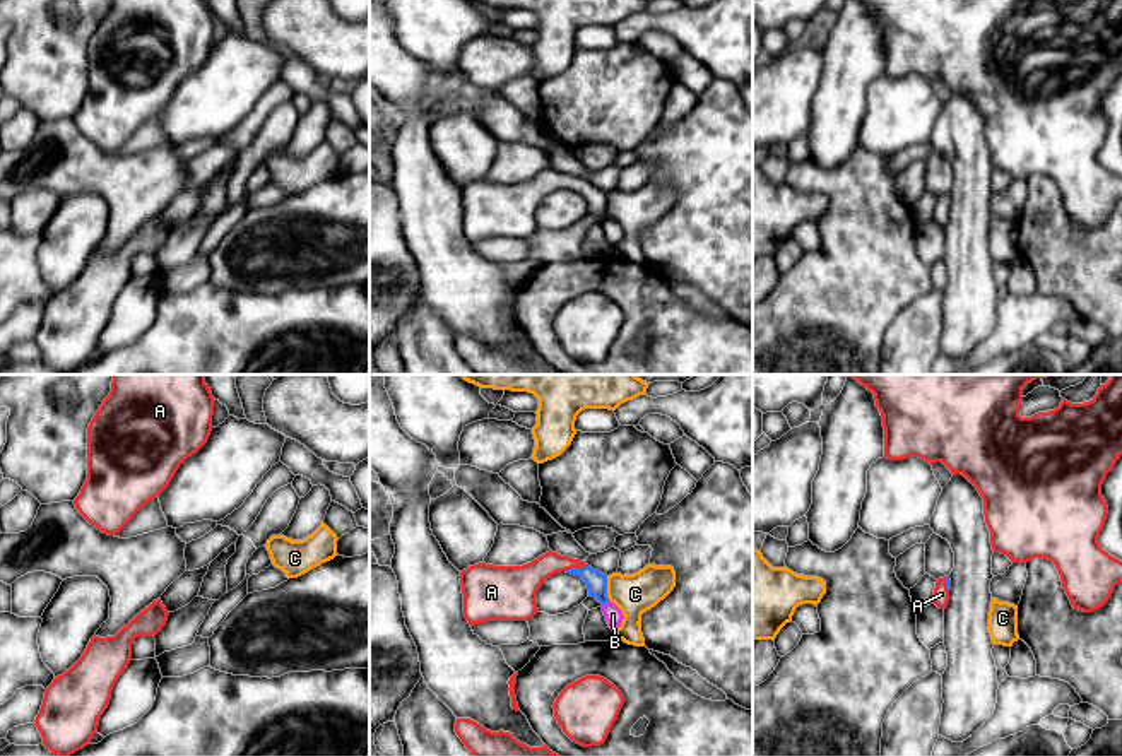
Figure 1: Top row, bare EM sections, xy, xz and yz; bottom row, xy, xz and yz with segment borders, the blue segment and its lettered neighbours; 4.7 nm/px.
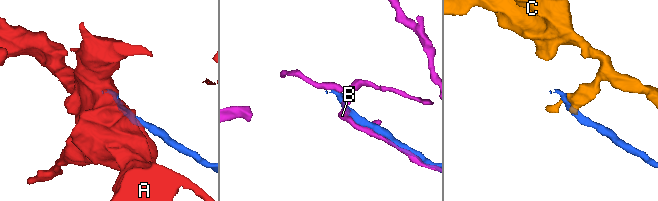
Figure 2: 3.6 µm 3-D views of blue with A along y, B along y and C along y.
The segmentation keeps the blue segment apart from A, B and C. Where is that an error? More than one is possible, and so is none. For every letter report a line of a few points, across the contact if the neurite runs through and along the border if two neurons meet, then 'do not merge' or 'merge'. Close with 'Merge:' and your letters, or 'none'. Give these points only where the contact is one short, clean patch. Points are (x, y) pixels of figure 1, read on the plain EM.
A: line xz (596, 199), (585, 188), (575, 185), (546, 182), (524, 199); merge
B: do not merge
C: line xz (606, 194), (606, 212), (609, 216); do not merge
Merge: A

